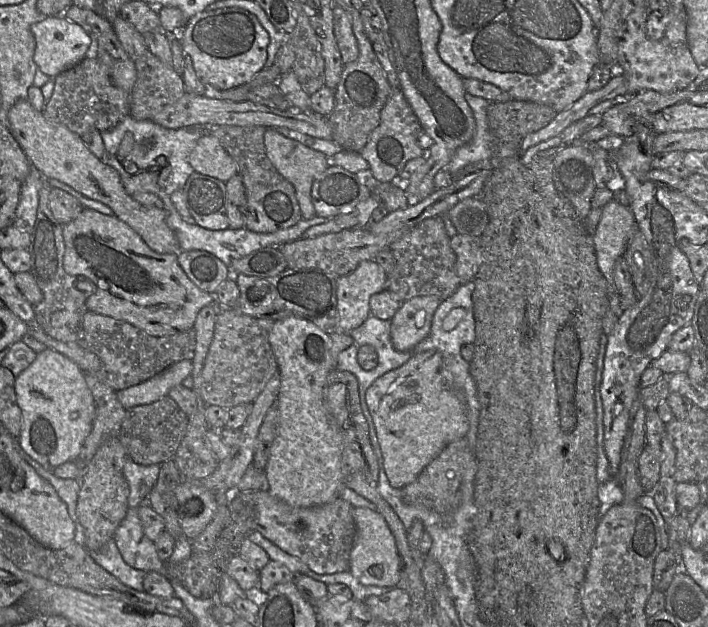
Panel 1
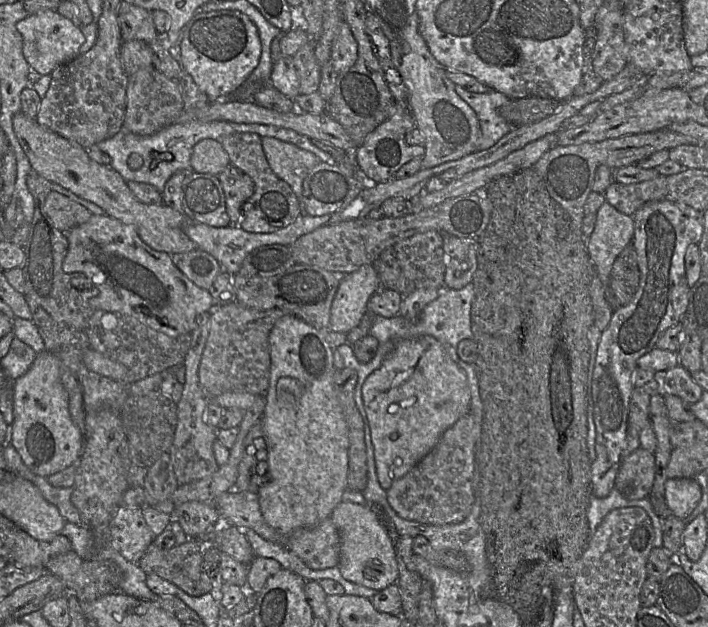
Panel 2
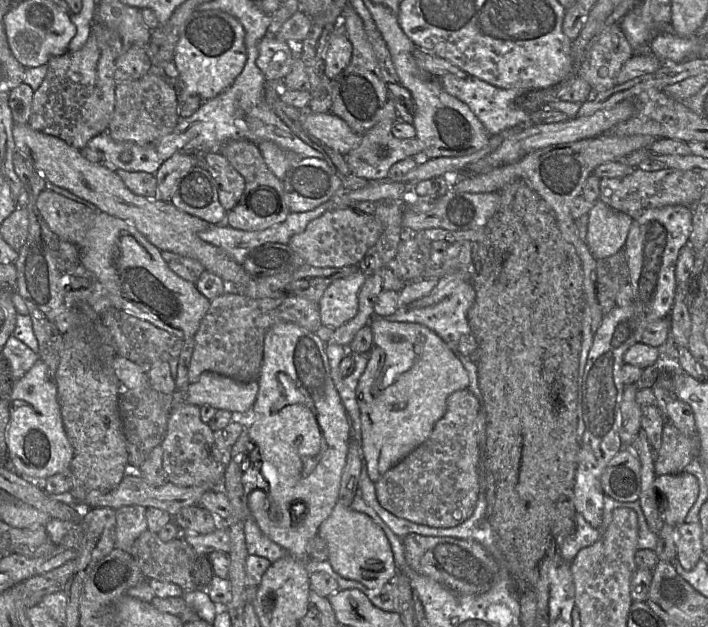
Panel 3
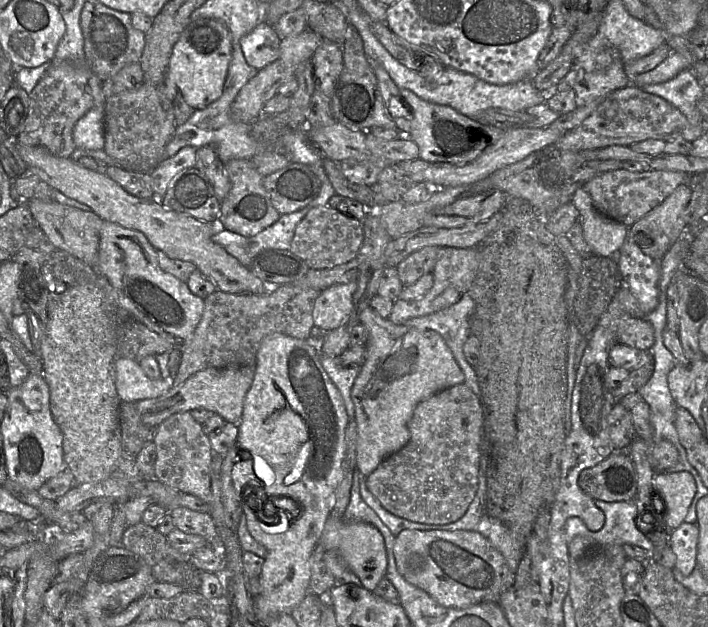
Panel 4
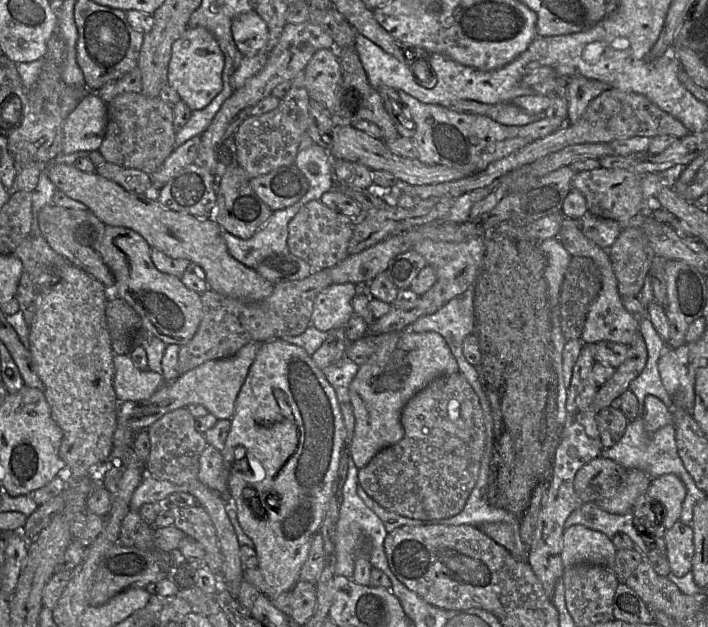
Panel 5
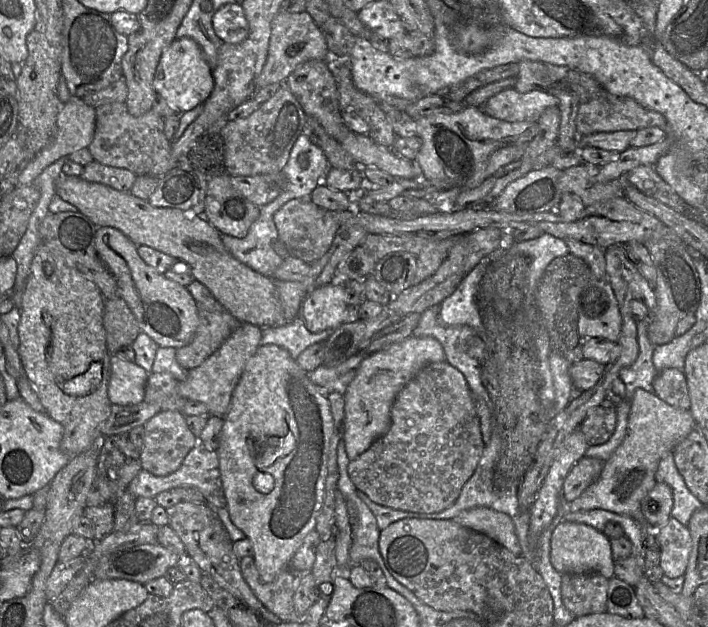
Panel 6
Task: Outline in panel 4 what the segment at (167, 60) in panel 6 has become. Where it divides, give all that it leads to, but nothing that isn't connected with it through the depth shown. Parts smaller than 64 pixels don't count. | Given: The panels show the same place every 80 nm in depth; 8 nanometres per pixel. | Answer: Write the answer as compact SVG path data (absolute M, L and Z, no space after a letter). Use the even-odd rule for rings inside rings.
M190 20L173 47L168 74L185 101L195 110L202 109L222 95L231 55L231 34L222 21Z

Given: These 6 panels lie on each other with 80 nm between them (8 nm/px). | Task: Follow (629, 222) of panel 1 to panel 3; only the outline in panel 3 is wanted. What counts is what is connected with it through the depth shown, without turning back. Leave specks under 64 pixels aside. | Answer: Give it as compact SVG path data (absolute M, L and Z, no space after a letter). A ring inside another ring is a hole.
M600 200L588 213L586 245L596 260L621 251L626 243L633 219L612 209Z

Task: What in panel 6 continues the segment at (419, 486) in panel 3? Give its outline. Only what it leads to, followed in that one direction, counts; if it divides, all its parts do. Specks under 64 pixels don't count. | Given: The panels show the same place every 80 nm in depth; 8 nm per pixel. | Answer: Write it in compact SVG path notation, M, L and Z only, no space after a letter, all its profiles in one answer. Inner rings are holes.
M447 362L431 363L423 367L396 396L391 408L391 424L388 431L372 443L372 445L359 457L351 460L347 467L349 478L358 491L363 492L373 502L396 510L414 513L441 512L457 501L465 483L475 472L484 450L481 427L476 413L472 391L464 375Z

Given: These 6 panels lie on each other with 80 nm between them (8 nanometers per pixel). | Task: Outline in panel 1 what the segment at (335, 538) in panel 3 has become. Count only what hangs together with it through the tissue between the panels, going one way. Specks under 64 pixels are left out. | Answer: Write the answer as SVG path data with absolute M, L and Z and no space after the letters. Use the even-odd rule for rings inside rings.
M354 507L356 534L350 554L349 572L363 585L396 587L401 583L401 558L384 517L369 508Z

